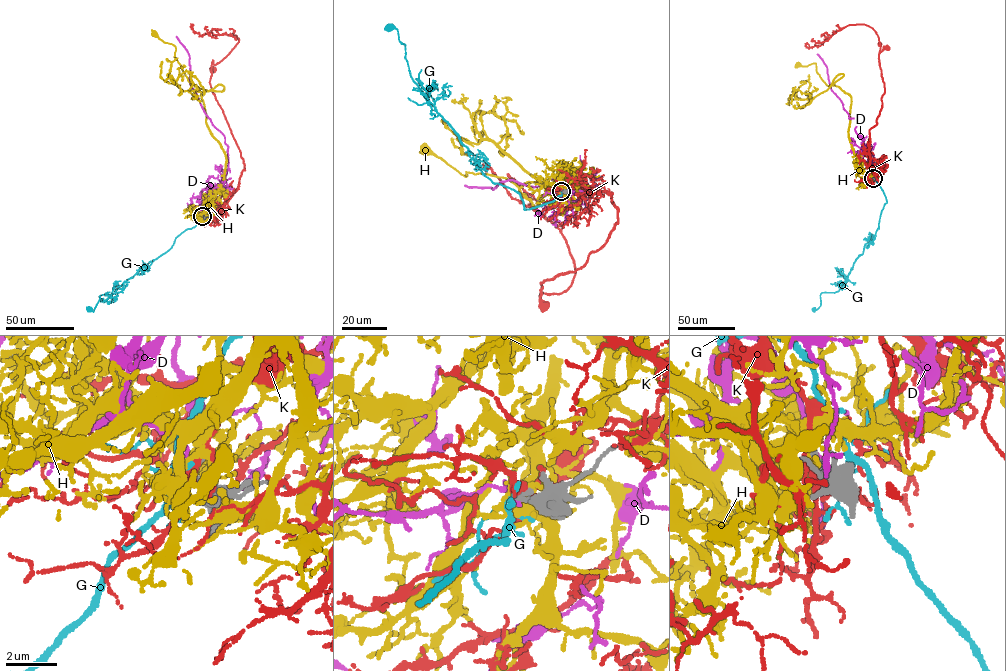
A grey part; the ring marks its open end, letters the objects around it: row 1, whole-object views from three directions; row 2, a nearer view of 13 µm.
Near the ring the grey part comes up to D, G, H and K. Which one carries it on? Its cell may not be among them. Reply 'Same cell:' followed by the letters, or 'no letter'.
Same cell: no letter

